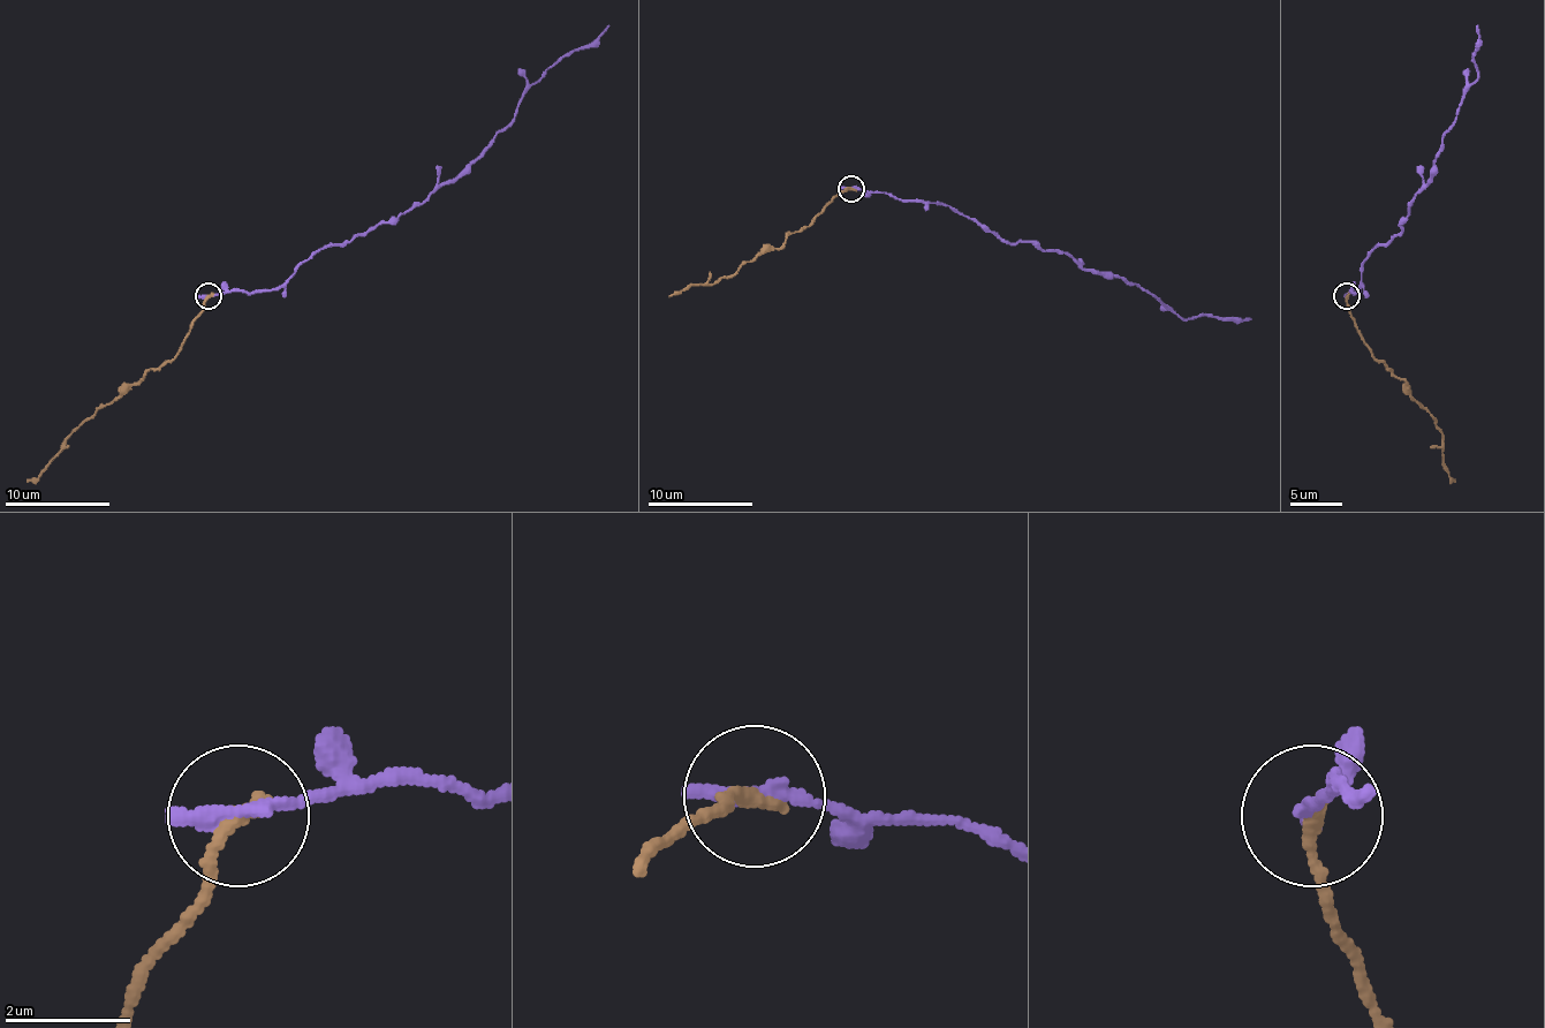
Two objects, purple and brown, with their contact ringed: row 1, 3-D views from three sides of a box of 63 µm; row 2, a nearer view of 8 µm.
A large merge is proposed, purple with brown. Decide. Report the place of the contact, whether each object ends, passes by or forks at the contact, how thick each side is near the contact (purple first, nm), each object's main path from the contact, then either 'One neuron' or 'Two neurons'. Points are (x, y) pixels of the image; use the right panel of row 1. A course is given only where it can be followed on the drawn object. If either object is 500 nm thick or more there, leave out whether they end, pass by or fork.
Place: (1347, 296). At the ring purple ends. At the ring brown ends. Thickness 320 nm (purple) against 260 nm. Course of purple: (1346, 295), (1358, 290), (1362, 264), (1401, 231), (1409, 206), (1430, 180), (1443, 134), (1477, 78), (1477, 25). Course of brown: (1346, 295), (1352, 319), (1370, 353), (1406, 382), (1409, 392), (1434, 418), (1443, 435), (1443, 468), (1455, 481). Two neurons

